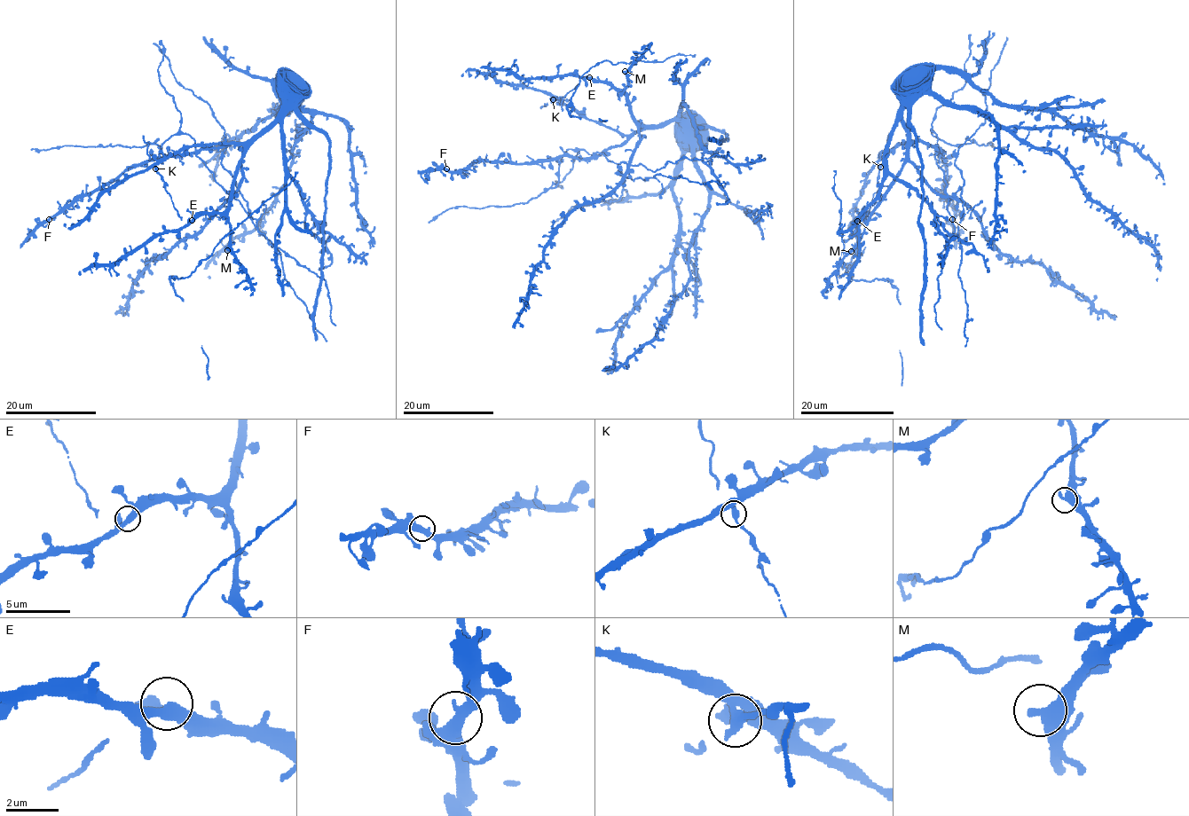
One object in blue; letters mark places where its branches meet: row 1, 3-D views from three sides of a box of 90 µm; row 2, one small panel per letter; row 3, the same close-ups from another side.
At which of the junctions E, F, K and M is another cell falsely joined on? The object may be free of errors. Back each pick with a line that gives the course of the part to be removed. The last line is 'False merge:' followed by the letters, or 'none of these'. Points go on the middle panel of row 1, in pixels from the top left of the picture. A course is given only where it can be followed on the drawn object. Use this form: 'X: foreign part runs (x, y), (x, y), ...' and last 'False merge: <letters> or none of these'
False merge: none of these

